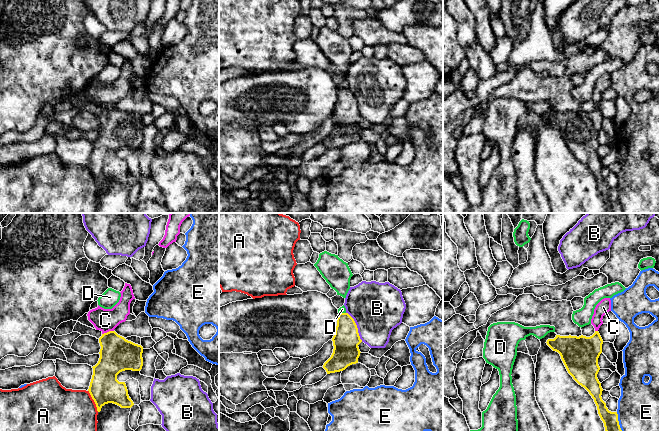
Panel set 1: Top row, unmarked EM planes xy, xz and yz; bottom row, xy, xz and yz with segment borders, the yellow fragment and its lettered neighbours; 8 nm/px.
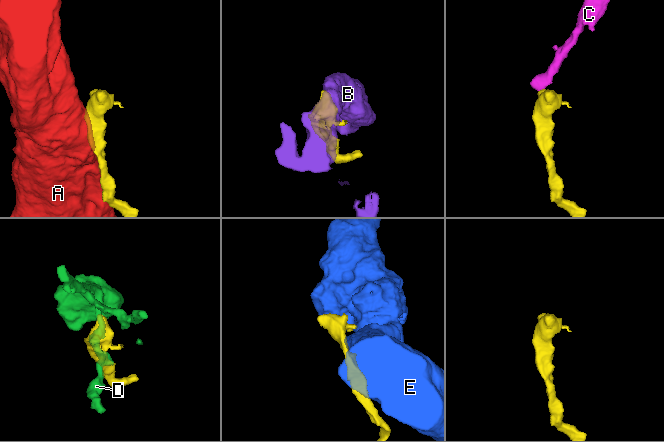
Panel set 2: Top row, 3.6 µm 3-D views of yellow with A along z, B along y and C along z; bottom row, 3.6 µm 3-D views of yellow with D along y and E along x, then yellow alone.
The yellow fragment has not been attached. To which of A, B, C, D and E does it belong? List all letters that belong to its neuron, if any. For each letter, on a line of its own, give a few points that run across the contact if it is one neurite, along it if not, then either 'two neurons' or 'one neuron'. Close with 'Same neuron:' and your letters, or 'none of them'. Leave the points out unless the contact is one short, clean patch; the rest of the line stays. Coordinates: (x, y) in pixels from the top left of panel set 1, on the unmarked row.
A: two neurons
B: two neurons
C: xy (117, 130), (107, 108), (105, 96) | one neuron
D: xz (345, 88), (339, 90) | two neurons
E: two neurons
Same neuron: C

